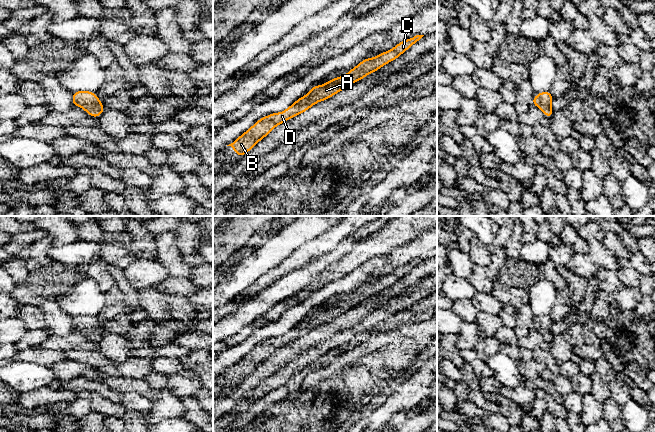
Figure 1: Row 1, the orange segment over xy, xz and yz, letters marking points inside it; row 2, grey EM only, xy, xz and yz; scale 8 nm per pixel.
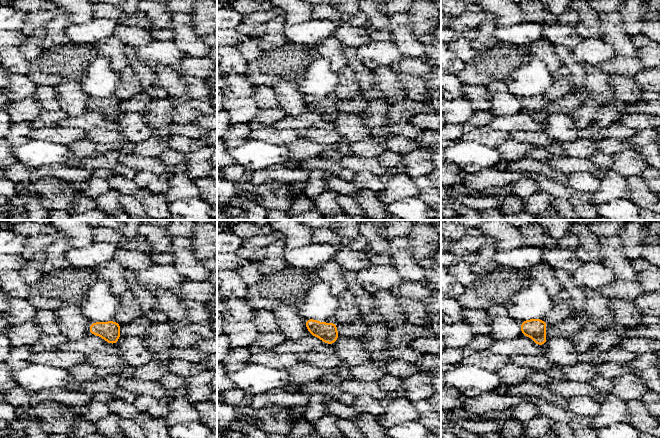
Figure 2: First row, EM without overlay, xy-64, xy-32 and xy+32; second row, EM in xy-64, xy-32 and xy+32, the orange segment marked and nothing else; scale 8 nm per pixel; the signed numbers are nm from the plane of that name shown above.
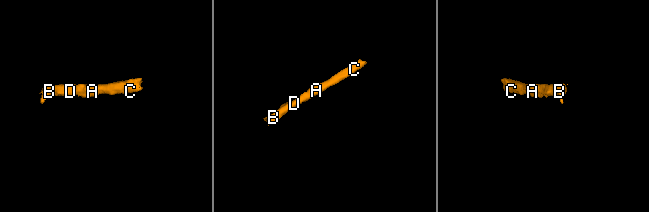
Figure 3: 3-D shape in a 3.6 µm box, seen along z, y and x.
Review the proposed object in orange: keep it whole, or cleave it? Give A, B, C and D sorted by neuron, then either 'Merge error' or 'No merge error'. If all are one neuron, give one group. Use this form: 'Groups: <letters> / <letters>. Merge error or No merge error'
Groups: A B C D. No merge error

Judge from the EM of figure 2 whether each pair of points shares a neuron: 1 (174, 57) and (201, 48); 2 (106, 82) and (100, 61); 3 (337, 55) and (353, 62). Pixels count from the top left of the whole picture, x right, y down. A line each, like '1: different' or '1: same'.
1: different
2: same
3: different

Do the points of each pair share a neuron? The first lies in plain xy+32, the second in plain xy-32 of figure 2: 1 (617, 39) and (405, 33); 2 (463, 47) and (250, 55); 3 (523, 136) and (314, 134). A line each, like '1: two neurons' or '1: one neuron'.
1: one neuron
2: one neuron
3: one neuron

